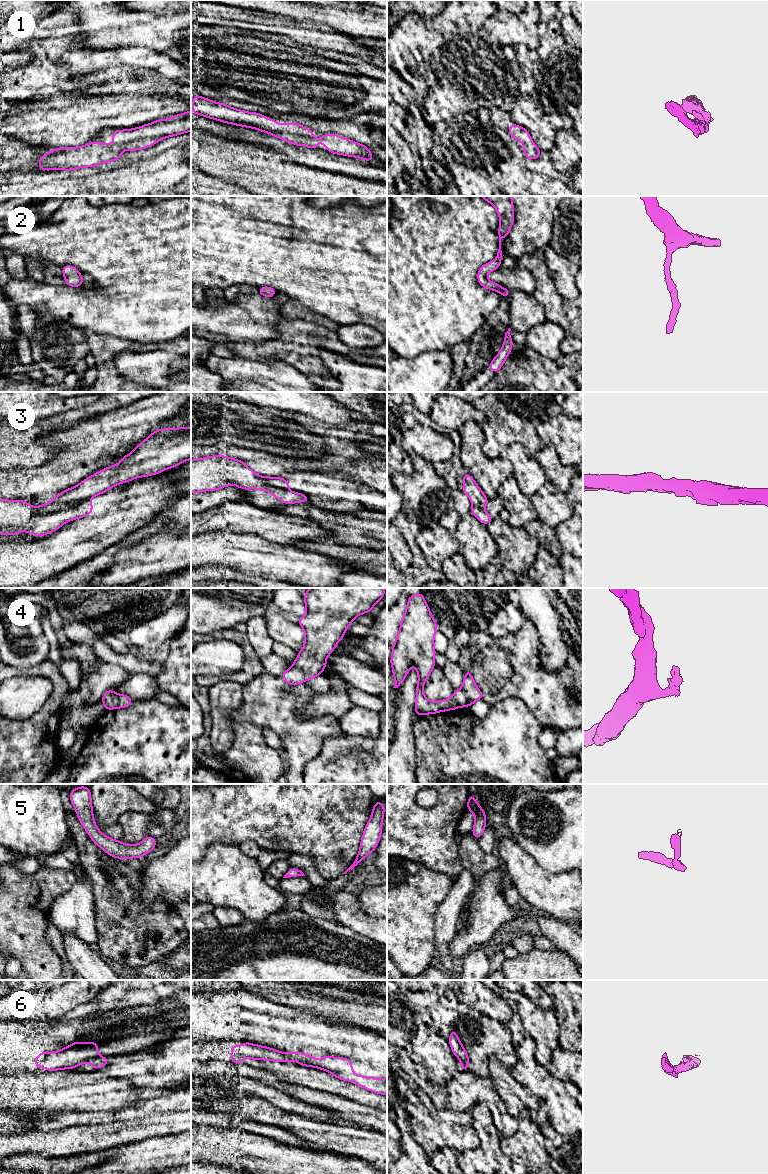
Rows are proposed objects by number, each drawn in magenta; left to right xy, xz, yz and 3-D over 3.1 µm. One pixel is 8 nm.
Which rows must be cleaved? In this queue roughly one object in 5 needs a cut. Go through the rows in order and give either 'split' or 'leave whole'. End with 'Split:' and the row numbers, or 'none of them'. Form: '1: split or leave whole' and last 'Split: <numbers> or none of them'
1: leave whole
2: leave whole
3: leave whole
4: leave whole
5: leave whole
6: split
Split: 6

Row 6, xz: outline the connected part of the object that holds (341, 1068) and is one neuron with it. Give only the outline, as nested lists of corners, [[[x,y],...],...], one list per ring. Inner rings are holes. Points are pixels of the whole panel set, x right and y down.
[[[288,1052],[285,1054],[292,1056],[293,1060],[299,1065],[315,1067],[330,1072],[340,1080],[346,1080],[369,1091],[387,1095],[387,1079],[370,1078],[354,1074],[352,1062],[349,1058],[325,1056],[321,1059],[316,1059],[302,1052]]]

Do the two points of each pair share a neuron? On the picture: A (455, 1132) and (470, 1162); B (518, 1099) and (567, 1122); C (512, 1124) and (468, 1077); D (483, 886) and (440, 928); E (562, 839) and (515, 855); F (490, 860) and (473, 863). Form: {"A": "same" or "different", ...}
{"A": "different", "B": "different", "C": "same", "D": "different", "E": "different", "F": "same"}

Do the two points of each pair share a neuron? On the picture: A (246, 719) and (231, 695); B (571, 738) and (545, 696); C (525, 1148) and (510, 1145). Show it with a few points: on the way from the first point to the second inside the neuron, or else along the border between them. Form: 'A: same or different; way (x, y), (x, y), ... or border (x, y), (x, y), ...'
A: different; border (243, 686), (242, 704), (230, 714), (229, 718)
B: different; border (572, 728), (559, 732)
C: same; way (521, 1145), (514, 1145)

